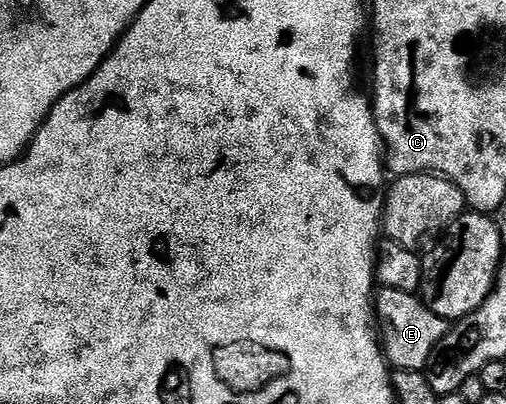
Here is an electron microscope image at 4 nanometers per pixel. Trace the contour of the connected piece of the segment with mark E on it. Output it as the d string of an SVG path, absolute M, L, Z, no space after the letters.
M382 288L375 297L375 320L385 351L385 359L394 370L424 370L433 359L439 342L445 338L447 322L435 315L416 293Z

